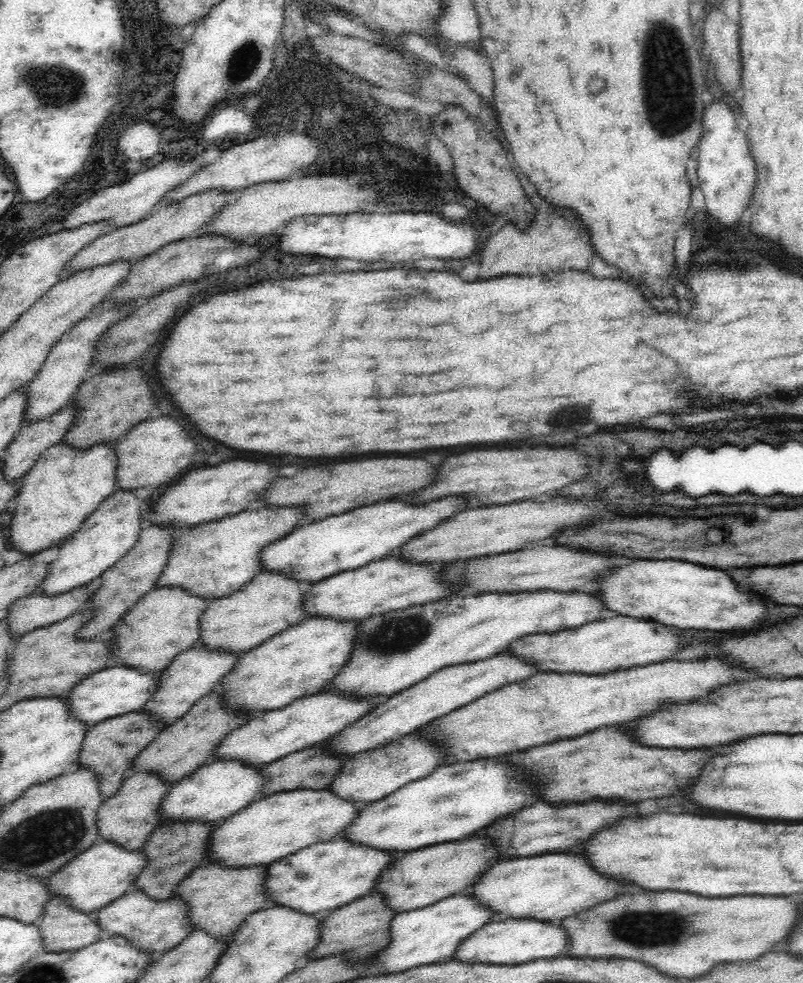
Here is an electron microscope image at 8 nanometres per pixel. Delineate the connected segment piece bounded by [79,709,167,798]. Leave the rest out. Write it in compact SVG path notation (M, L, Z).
M144 709L128 712L112 719L102 720L102 722L92 725L86 732L86 738L84 738L84 744L82 744L82 754L80 754L79 768L90 768L98 773L100 791L102 791L104 798L114 796L118 792L118 788L122 786L122 782L135 772L132 770L132 766L134 766L134 762L136 762L140 752L166 726L166 722L159 720L156 716L144 711Z

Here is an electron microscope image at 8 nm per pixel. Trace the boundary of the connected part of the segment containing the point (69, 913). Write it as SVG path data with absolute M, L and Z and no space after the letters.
M56 895L44 906L38 927L44 935L44 949L54 952L82 948L106 937L96 913L82 911L70 899Z

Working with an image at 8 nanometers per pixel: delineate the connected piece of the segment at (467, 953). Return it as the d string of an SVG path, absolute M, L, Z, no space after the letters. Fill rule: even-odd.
M508 916L497 919L478 932L474 932L470 938L466 938L460 948L456 950L456 958L460 961L486 964L515 965L540 960L540 958L554 958L568 946L568 932L558 926L556 922L542 922L534 918L510 918Z

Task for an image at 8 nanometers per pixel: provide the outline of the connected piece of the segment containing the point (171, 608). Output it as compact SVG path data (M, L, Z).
M164 586L148 592L137 602L124 619L111 629L111 636L117 641L114 653L116 662L124 662L127 667L140 671L162 671L170 666L180 653L199 644L200 618L208 609L210 600L203 599L180 586Z

